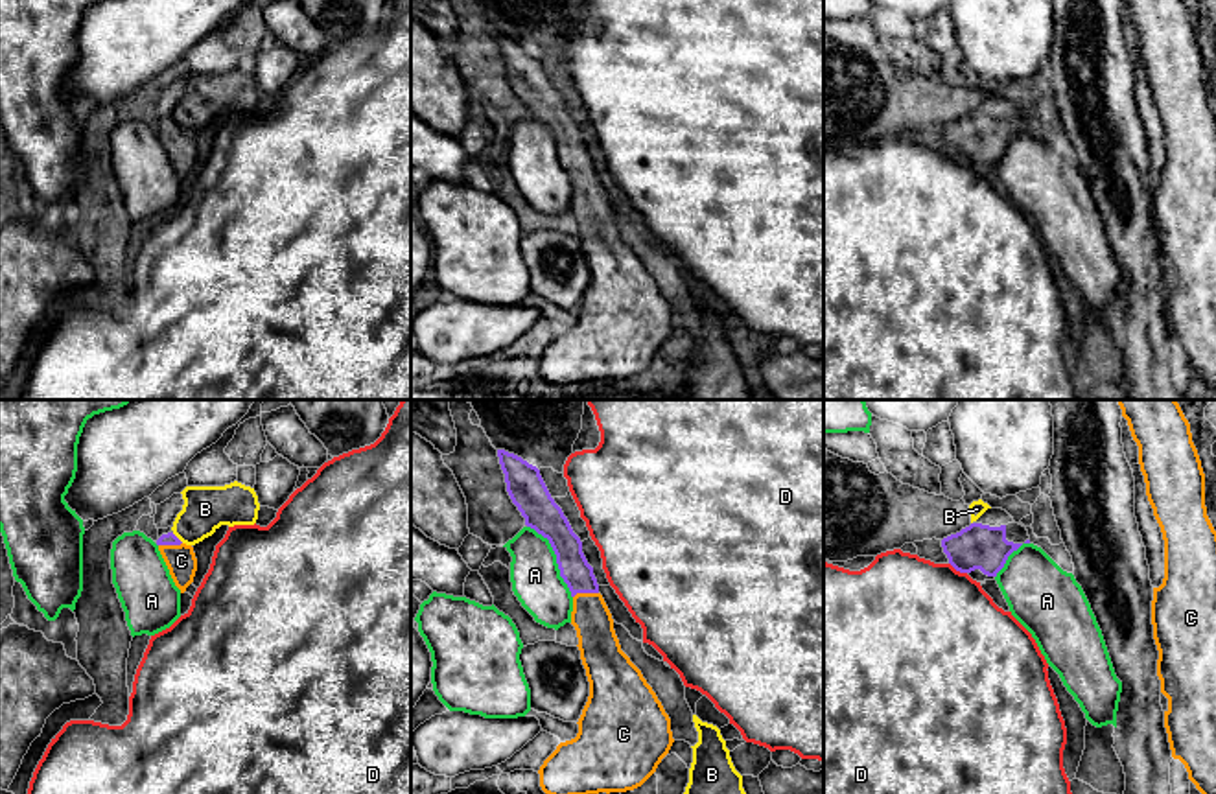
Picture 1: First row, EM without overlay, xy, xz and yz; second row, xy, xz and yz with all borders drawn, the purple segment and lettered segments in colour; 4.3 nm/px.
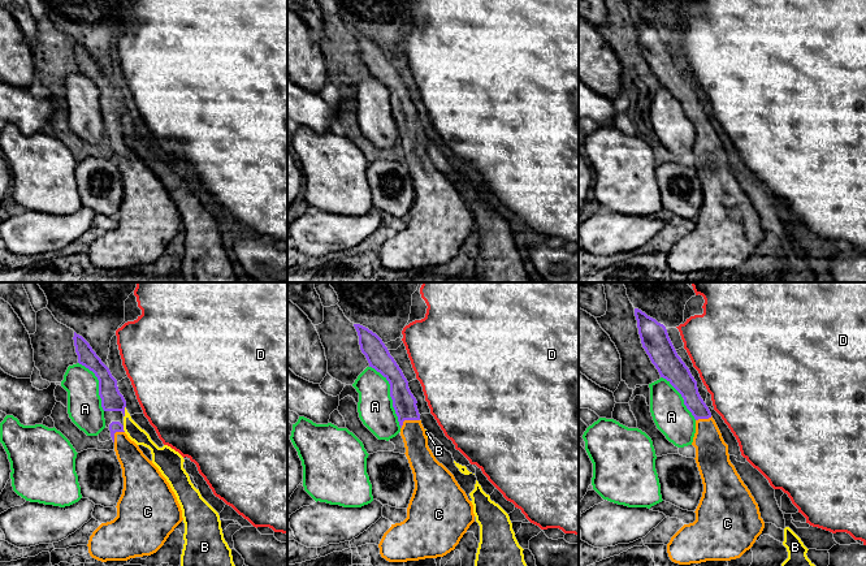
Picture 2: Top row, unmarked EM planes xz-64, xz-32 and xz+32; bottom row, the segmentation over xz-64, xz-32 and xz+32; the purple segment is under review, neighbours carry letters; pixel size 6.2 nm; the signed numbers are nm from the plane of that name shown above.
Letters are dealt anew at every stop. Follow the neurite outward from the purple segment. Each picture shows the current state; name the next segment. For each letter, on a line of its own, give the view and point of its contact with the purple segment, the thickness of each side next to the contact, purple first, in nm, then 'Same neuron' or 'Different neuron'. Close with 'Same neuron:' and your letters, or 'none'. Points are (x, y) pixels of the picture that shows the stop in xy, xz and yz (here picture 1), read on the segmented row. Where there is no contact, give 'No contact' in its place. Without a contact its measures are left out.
A: Touches purple at xz (557, 559). Thickness 150 nm (purple) against 220 nm. Different neuron
B: Touches purple at xy (175, 537). Thickness 60 nm (purple) against 200 nm. Different neuron
C: Touches purple at xz (584, 592). Thickness 140 nm (purple) against 180 nm. Same neuron
D: Touches purple at yz (958, 570). Thickness 200 nm (purple) against 480 nm. Different neuron
Same neuron: C

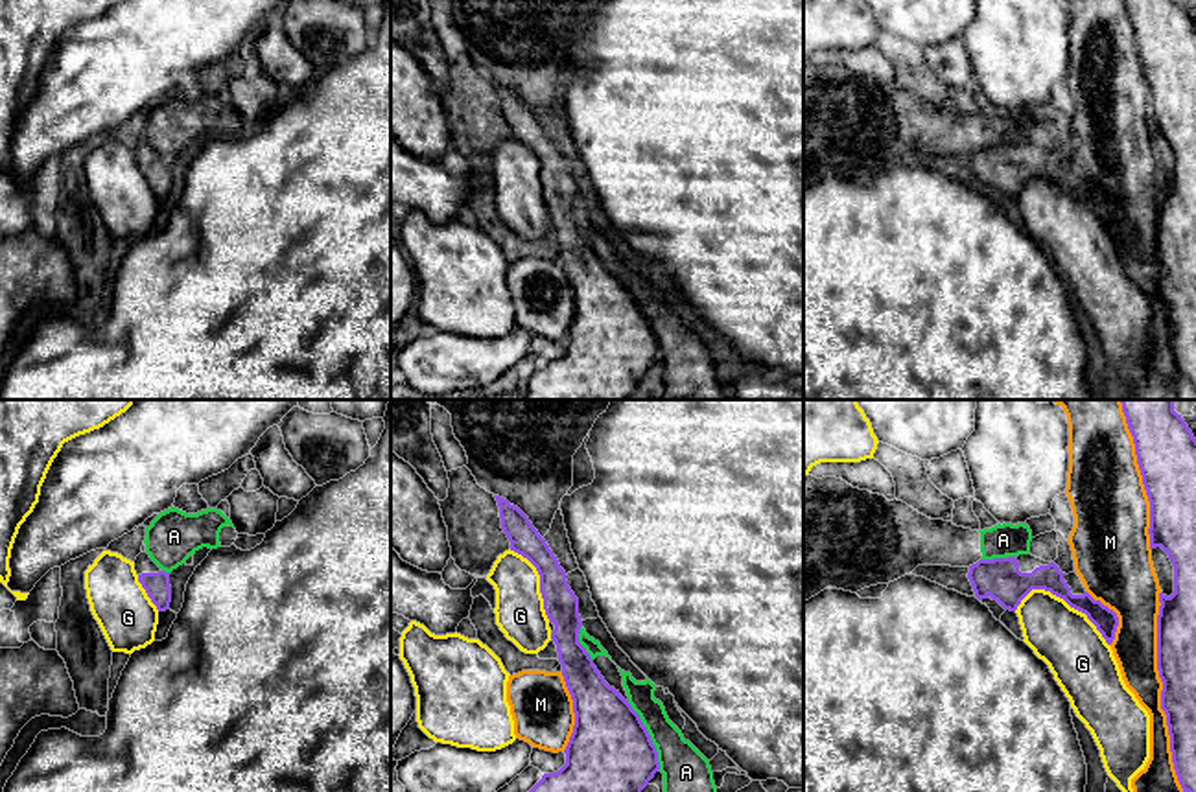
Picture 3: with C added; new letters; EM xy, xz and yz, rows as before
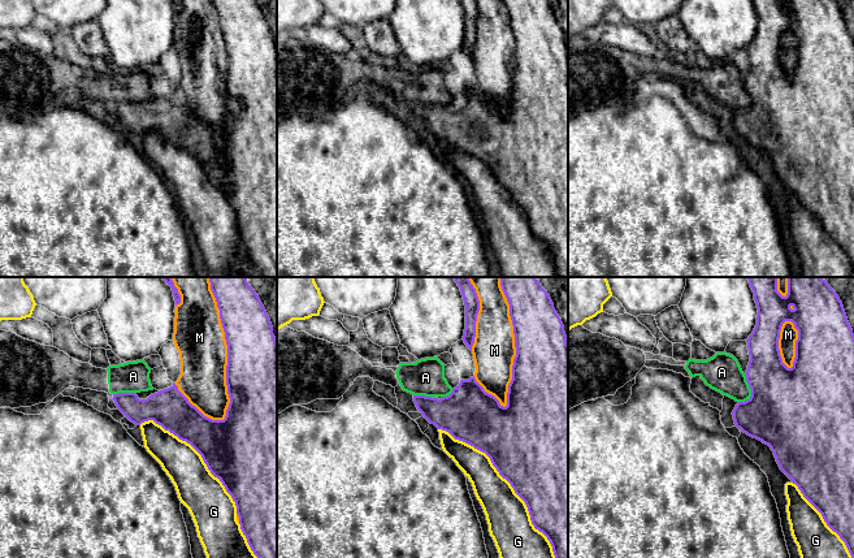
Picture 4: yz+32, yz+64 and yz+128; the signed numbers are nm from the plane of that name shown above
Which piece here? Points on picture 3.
A: Touches purple at xz (649, 735). Thickness 360 nm (purple) against 200 nm. Different neuron
G: Touches purple at yz (1064, 599). Thickness 170 nm (purple) against 280 nm. Different neuron
M: Touches purple at yz (1161, 691). Thickness 180 nm (purple) against 190 nm. Different neuron
Same neuron: none

